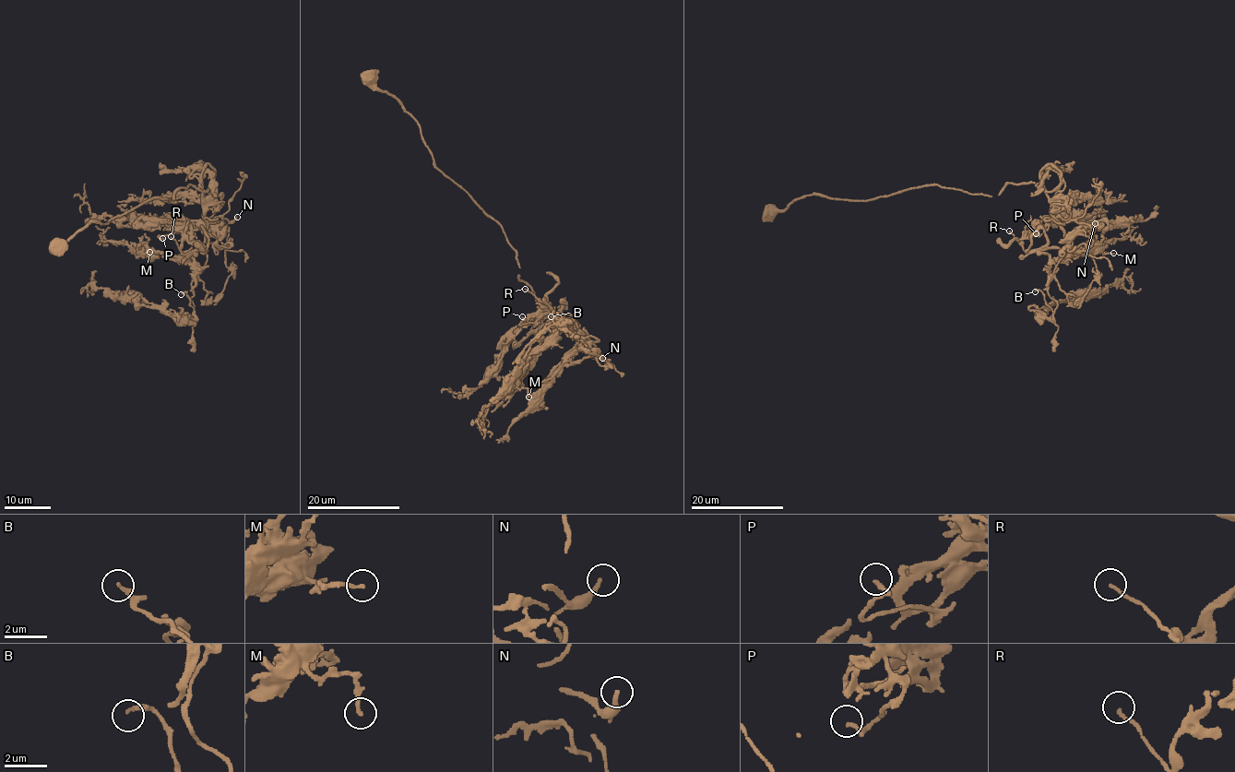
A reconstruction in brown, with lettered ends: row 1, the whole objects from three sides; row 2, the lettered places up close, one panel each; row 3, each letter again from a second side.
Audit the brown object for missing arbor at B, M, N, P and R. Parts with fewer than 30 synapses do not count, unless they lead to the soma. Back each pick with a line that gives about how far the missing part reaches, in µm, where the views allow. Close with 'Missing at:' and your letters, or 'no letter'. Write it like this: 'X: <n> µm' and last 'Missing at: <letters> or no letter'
N: 25 µm
Missing at: N

